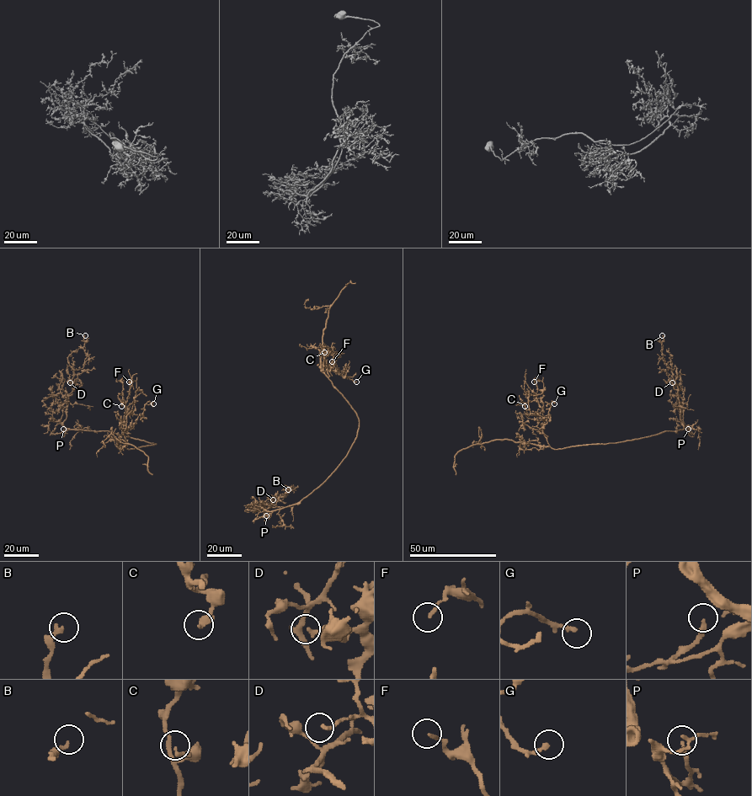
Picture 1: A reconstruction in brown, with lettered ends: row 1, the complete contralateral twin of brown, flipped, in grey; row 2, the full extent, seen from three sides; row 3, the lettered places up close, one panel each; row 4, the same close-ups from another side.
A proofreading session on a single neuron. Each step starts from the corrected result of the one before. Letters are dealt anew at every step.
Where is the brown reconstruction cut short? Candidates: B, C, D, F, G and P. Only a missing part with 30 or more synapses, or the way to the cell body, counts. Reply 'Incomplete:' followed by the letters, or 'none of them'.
Incomplete: none of them

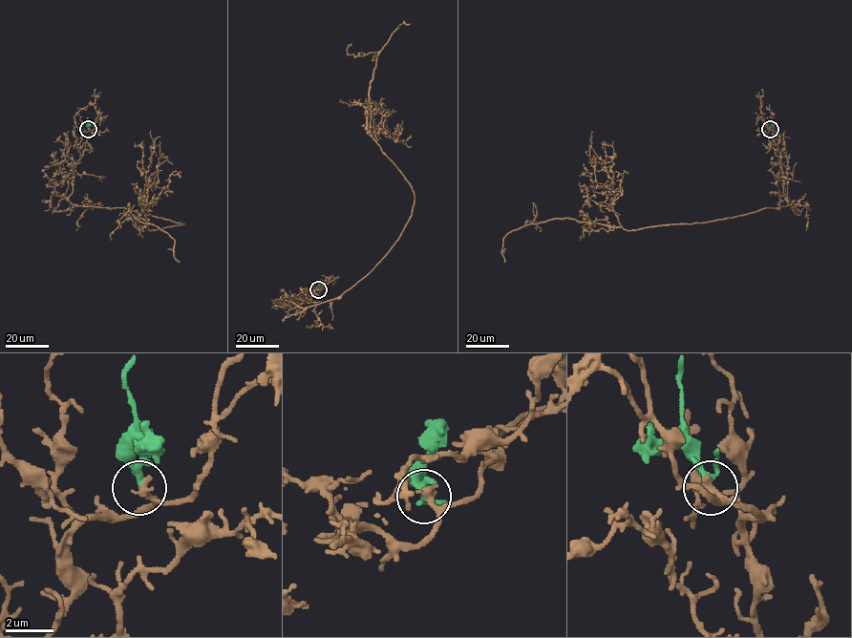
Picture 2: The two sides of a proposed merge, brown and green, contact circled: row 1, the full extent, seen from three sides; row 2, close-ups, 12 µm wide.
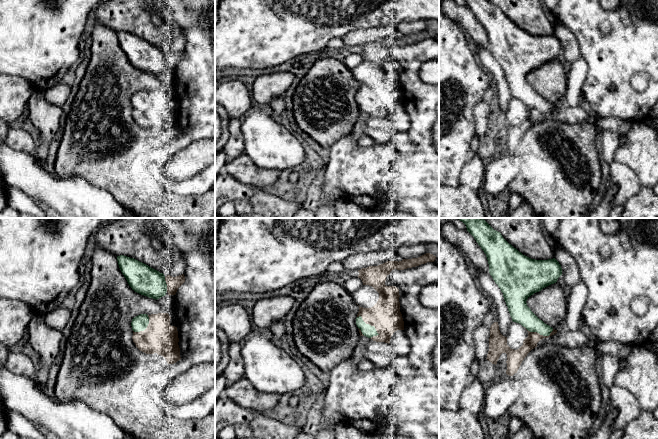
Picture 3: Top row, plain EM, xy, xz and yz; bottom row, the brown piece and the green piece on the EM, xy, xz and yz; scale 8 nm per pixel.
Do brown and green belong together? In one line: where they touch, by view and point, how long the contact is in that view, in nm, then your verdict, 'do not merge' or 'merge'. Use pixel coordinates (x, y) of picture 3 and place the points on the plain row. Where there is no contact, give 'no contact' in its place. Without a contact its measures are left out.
meets brown in xz at (369, 100); contact 240 nm long; merge

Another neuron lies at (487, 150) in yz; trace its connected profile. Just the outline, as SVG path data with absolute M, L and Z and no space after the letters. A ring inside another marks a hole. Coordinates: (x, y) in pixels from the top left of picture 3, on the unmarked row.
M487 135L479 138L479 147L477 154L482 160L492 160L498 153L498 147L495 140L492 140Z

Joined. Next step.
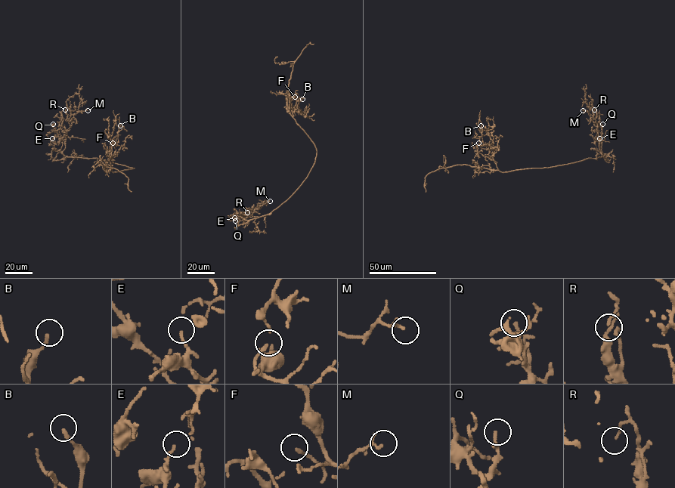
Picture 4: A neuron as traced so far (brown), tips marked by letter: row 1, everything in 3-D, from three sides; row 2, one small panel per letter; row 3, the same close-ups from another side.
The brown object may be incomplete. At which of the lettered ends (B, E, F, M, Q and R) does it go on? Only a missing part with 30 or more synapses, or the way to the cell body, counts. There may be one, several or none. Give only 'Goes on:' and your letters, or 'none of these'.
Goes on: none of these

